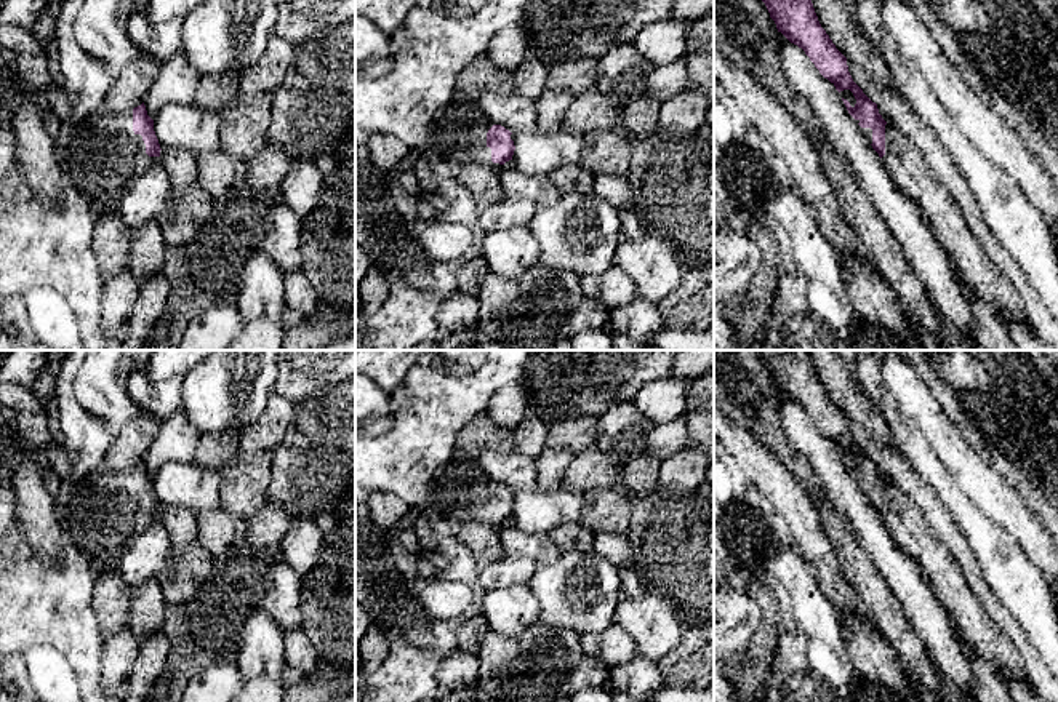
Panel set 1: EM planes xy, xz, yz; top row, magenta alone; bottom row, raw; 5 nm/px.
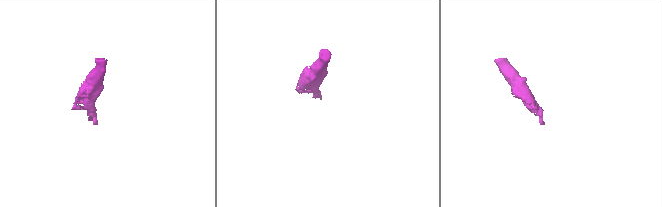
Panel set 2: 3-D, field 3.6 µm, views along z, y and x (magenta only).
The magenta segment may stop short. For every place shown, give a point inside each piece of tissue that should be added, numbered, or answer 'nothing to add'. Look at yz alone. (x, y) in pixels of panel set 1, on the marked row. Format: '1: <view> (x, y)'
1: yz (903, 162)

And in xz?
1: xz (458, 133)

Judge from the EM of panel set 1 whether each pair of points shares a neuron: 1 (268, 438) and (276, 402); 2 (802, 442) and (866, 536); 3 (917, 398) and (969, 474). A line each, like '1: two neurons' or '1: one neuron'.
1: one neuron
2: one neuron
3: one neuron

